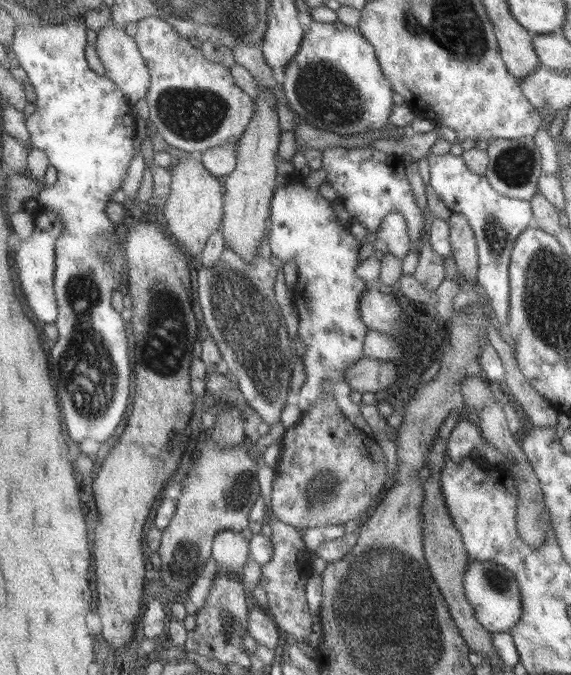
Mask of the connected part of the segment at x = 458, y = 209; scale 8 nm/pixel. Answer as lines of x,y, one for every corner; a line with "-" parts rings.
428,153
426,156
430,171
430,186
436,196
442,200
444,207
452,213
463,214
473,227
474,238
477,241
478,255
478,285
482,288
487,302
494,309
496,318
503,331
509,322
509,282
510,252
513,252
517,238
522,232
536,224
532,203
527,200
510,198
494,189
485,175
470,169
461,156
452,153
440,155

